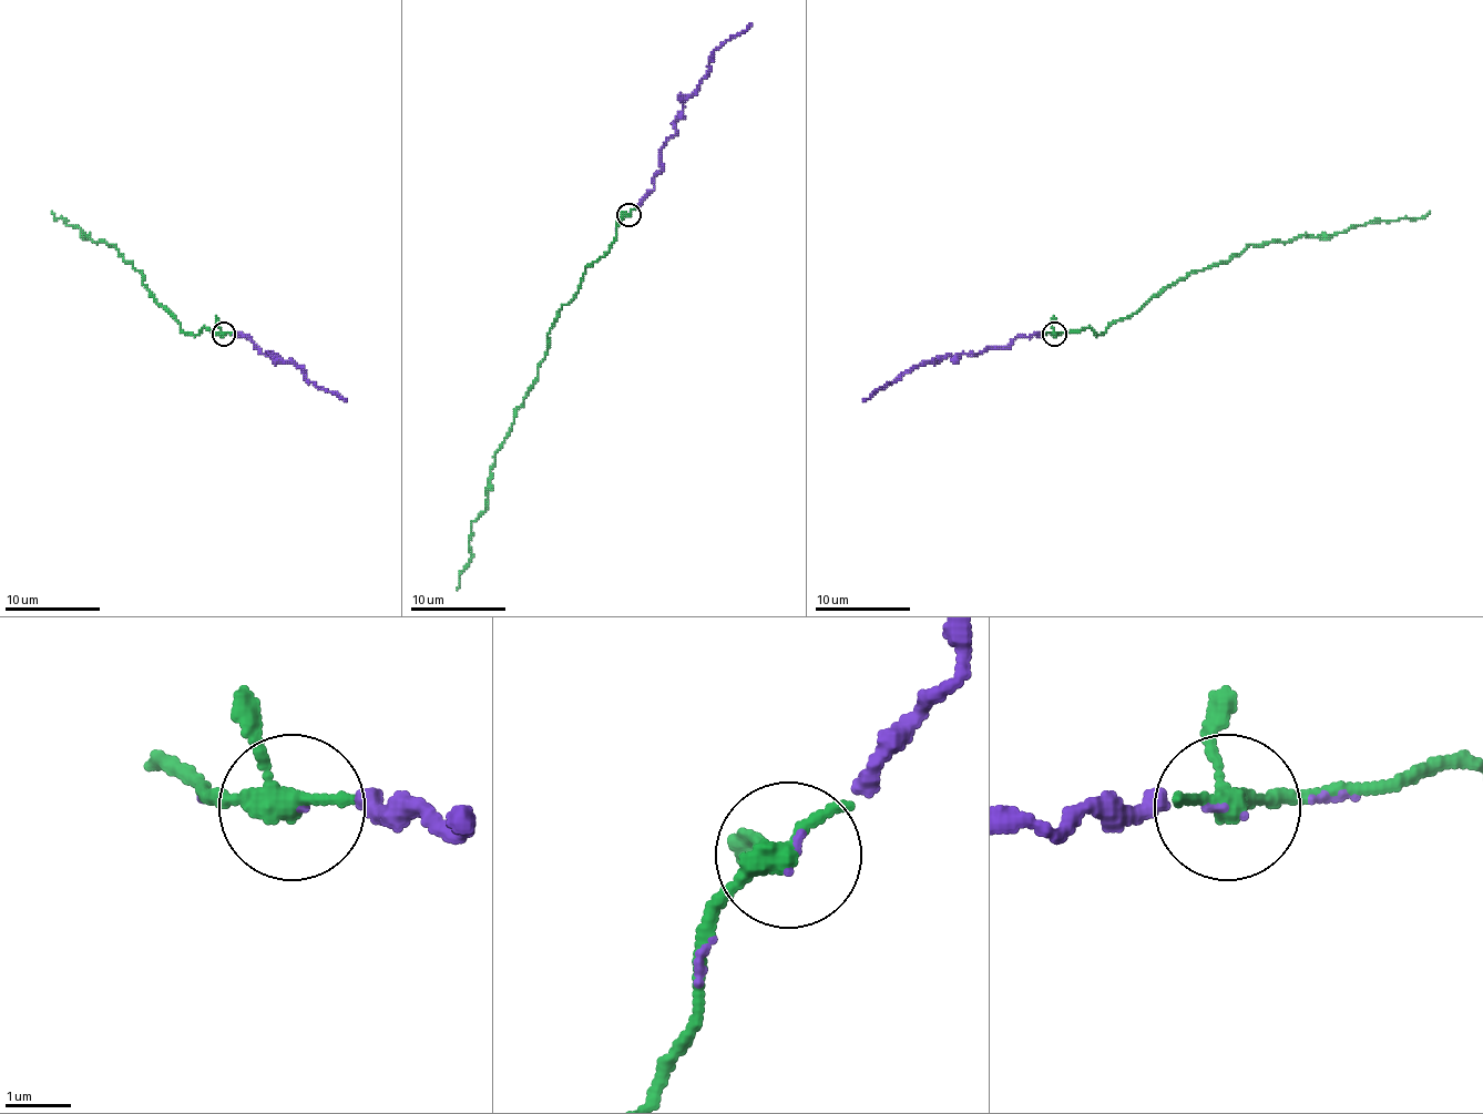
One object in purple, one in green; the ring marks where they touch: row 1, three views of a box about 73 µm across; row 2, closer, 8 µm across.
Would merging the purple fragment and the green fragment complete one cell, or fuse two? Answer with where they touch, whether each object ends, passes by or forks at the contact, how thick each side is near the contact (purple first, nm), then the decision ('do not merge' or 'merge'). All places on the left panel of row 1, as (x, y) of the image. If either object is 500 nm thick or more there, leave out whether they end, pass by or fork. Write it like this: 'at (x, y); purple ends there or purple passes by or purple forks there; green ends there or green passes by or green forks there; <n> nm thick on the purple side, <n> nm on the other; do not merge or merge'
at (224, 334); purple ends there; green passes by; 50 nm thick on the purple side, 320 nm on the other; merge

